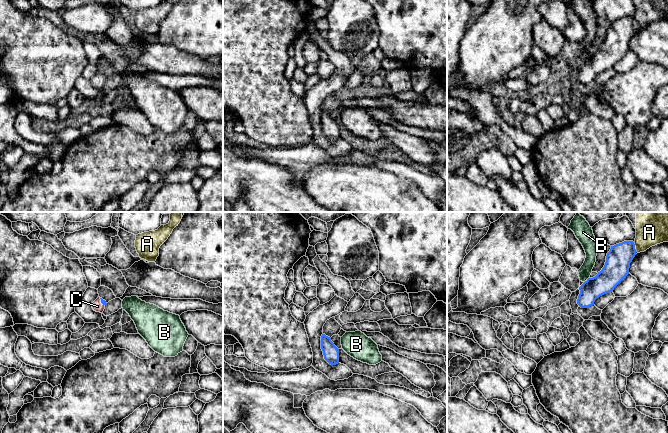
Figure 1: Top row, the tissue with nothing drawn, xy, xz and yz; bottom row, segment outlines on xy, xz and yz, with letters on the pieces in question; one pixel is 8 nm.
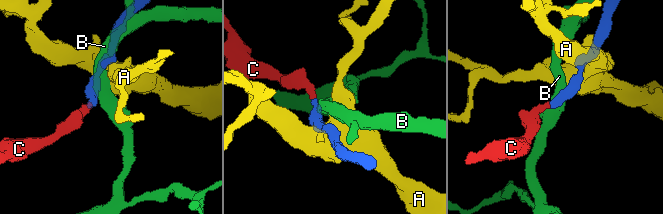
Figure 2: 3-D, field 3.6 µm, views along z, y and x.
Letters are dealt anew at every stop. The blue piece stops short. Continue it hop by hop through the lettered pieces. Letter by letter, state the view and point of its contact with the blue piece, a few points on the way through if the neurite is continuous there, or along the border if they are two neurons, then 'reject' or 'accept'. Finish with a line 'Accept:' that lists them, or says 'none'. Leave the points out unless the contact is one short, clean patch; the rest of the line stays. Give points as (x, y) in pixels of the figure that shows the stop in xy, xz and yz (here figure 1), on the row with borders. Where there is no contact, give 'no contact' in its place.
A: yz (635, 251) | reject
B: yz (587, 280) | along yz (589, 277), (584, 282) | reject
C: xy (101, 302) | across xy (103, 302), (101, 302), (97, 306) | accept
Accept: C

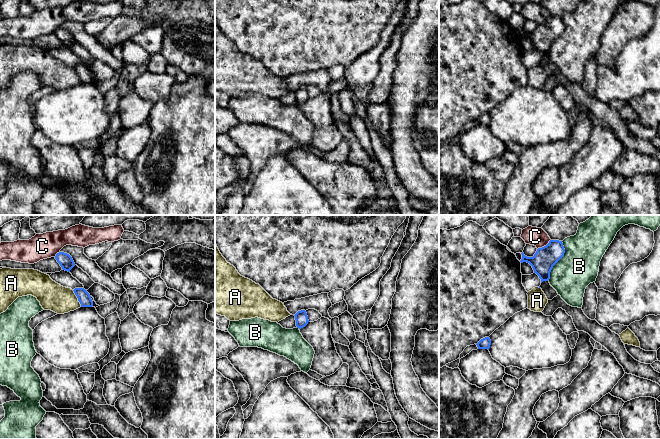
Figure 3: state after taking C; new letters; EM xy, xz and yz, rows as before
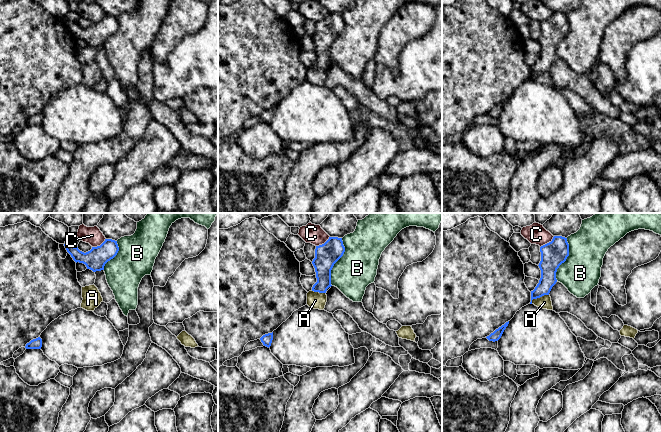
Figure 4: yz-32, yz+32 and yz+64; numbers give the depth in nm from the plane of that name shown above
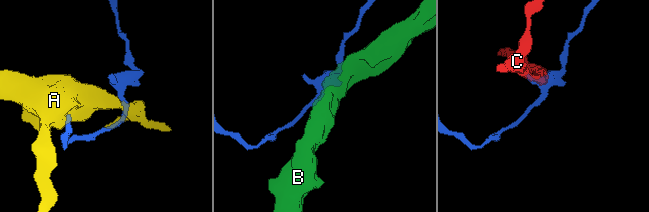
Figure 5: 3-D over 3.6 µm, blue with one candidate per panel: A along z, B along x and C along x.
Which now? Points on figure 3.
A: xy (77, 297) | along xy (72, 290), (81, 306) | reject
B: yz (559, 259) | reject
C: yz (544, 246) | along yz (550, 239), (545, 245), (537, 249) | reject
Accept: none

